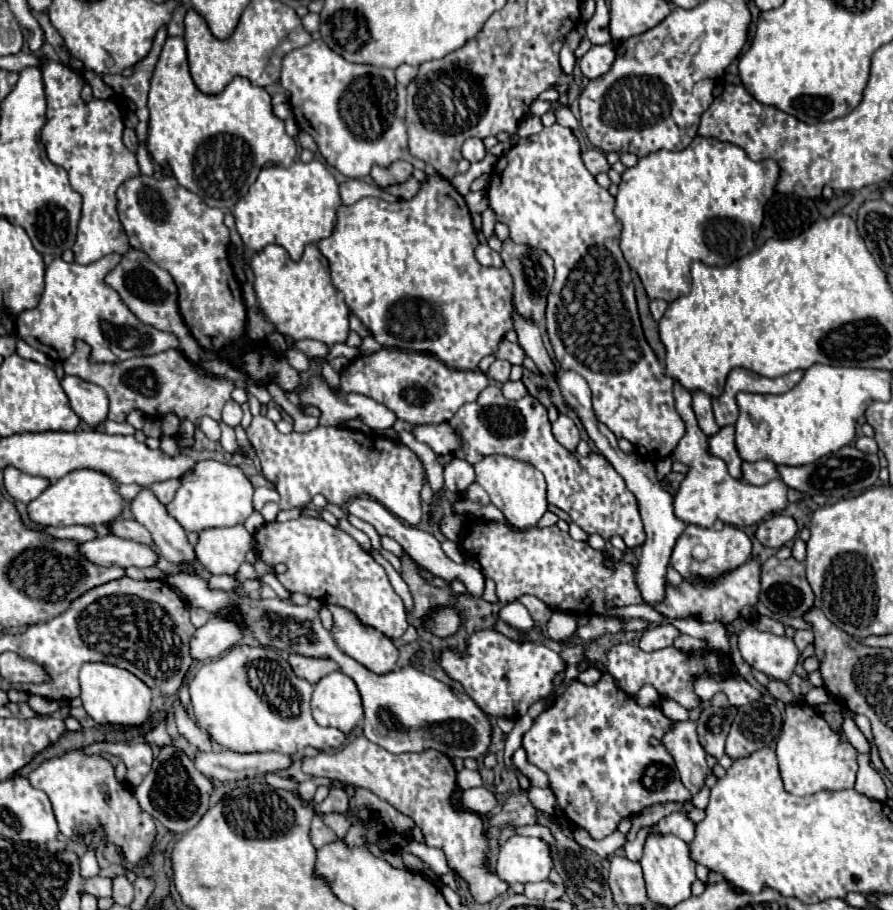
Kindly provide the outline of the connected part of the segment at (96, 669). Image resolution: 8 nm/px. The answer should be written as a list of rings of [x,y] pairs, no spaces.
[[[90,662],[90,664],[84,664],[80,670],[80,684],[82,684],[80,698],[82,698],[84,710],[98,724],[140,726],[150,716],[152,692],[140,678],[136,678],[128,670],[122,670],[122,668],[112,666],[112,664]]]

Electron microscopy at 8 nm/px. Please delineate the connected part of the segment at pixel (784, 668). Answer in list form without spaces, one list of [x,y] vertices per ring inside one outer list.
[[[746,626],[738,634],[738,648],[742,658],[752,668],[782,682],[792,676],[800,656],[794,640],[770,632],[760,632],[754,626]]]

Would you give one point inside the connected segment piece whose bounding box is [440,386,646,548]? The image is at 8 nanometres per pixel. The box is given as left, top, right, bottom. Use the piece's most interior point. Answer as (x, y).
(594, 495)

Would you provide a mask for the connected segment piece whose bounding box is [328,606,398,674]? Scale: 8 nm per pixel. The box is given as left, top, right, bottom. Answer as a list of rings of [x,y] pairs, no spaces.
[[[328,606],[334,616],[334,640],[342,652],[366,666],[374,674],[396,670],[398,648],[376,628],[364,626],[354,612],[342,606]]]

